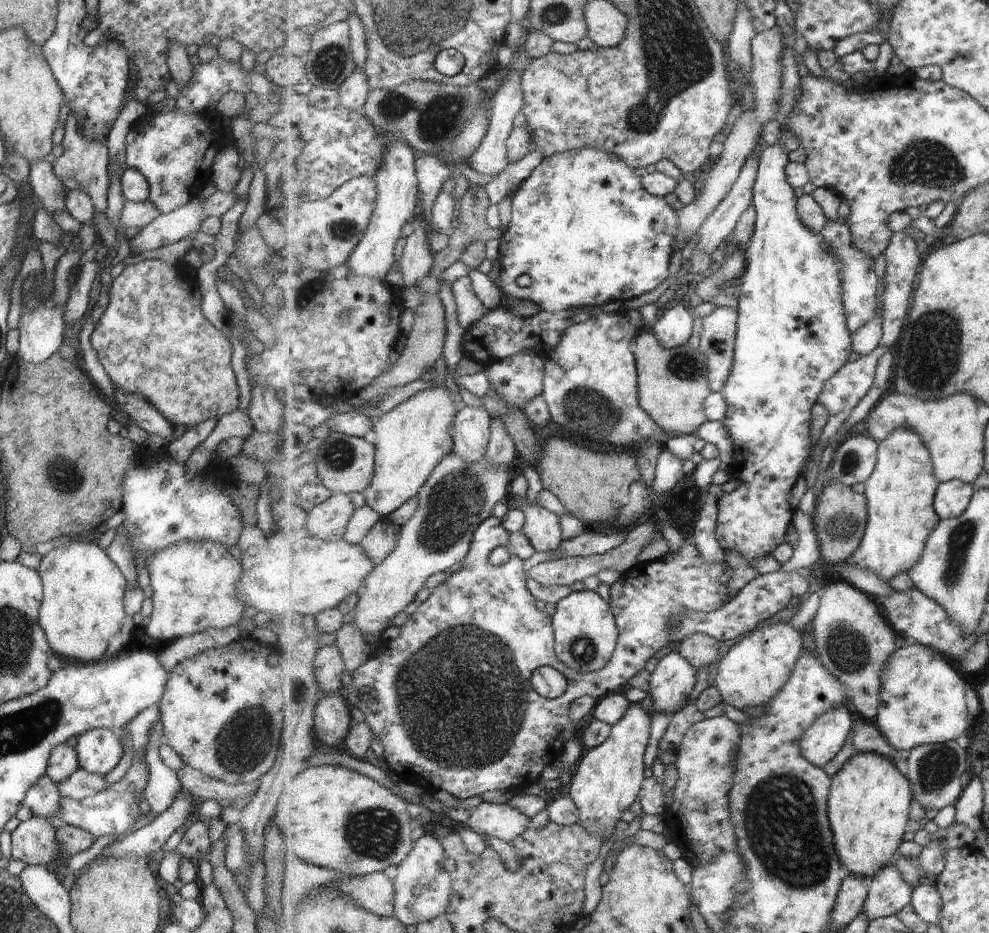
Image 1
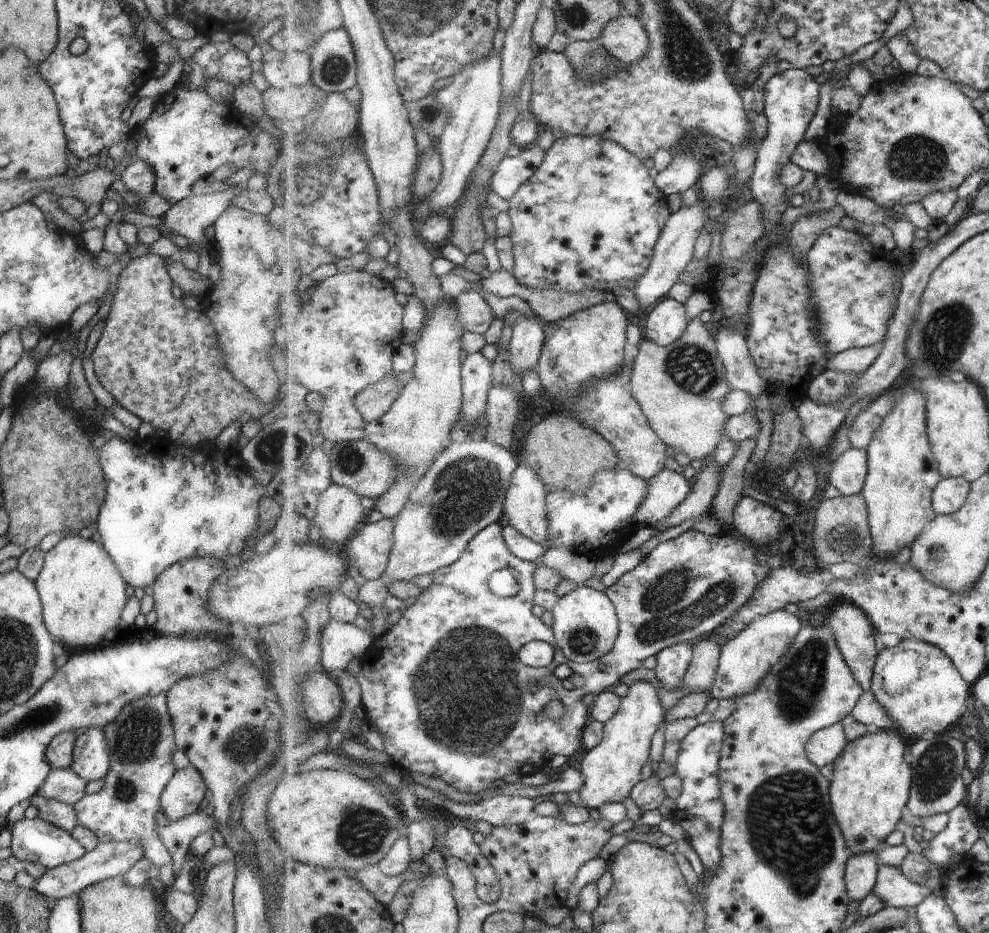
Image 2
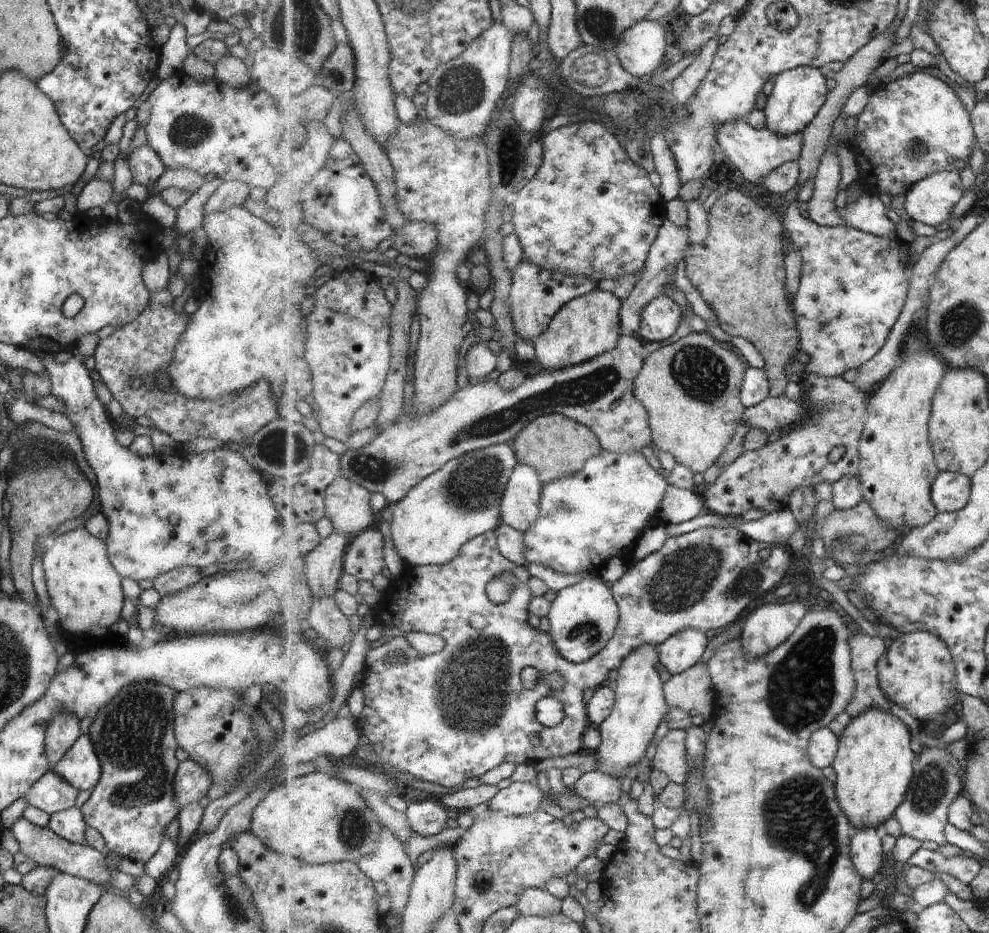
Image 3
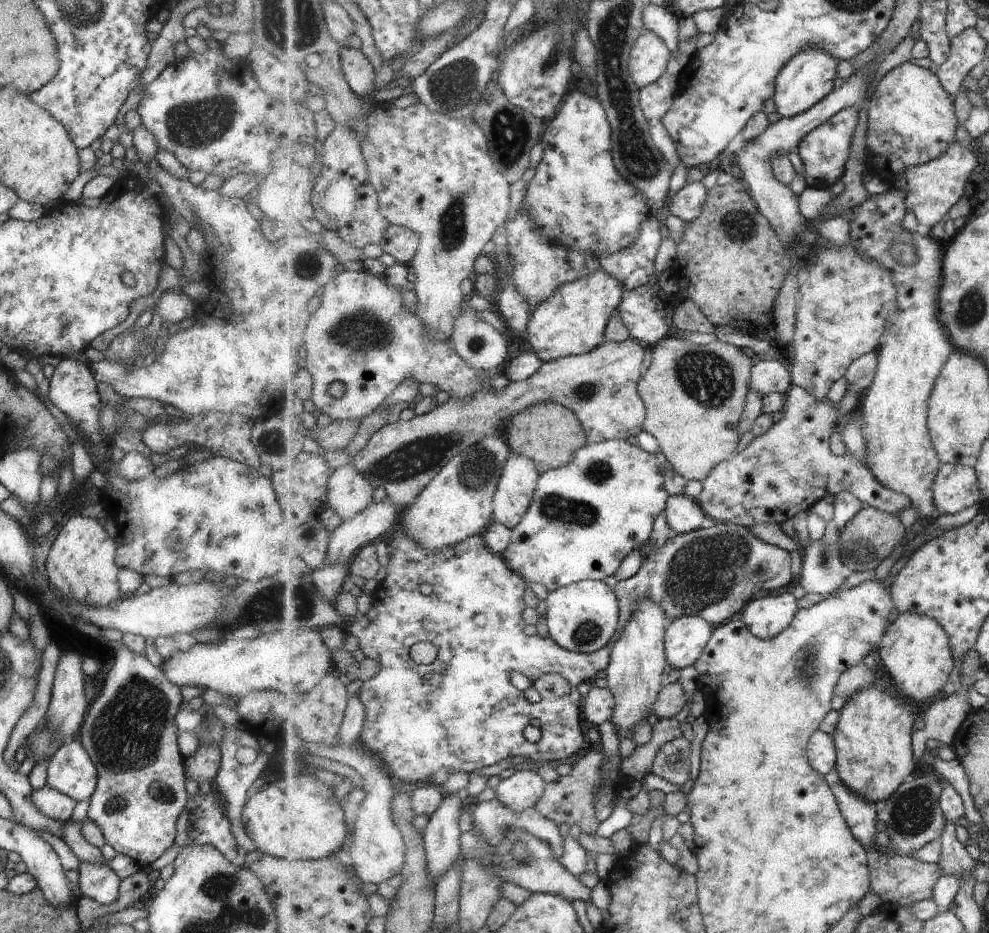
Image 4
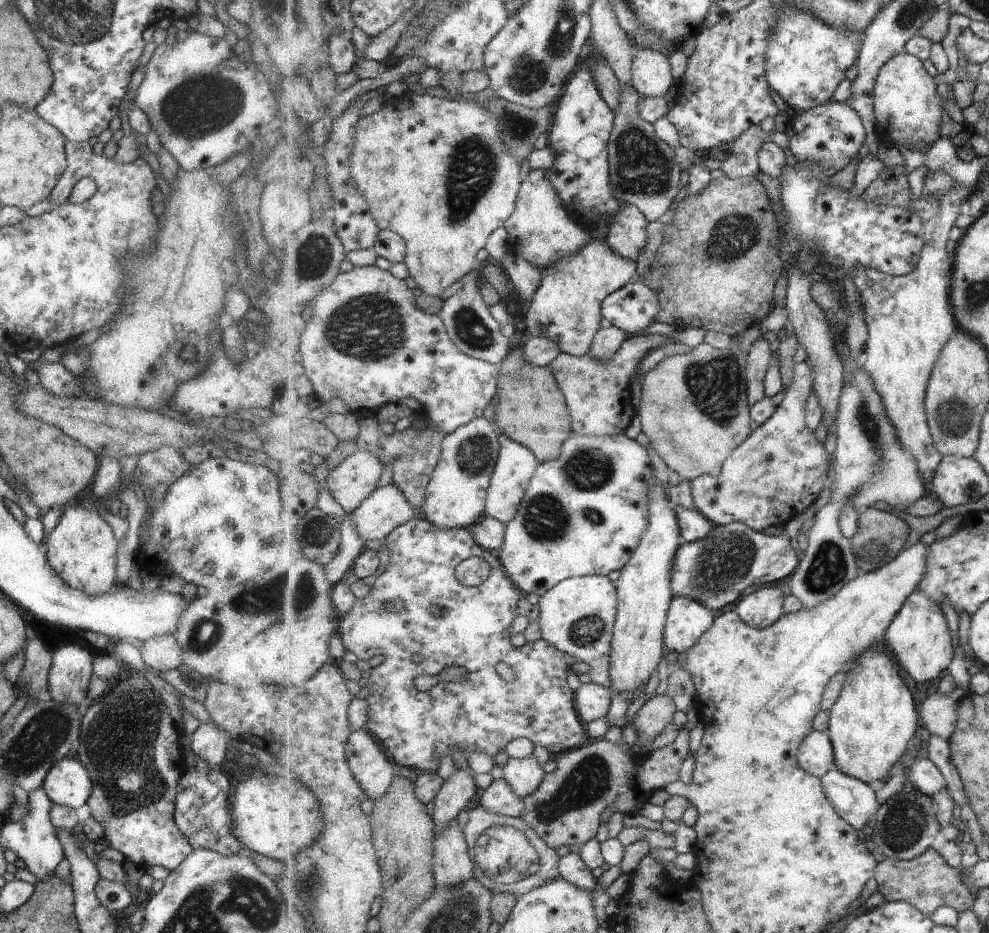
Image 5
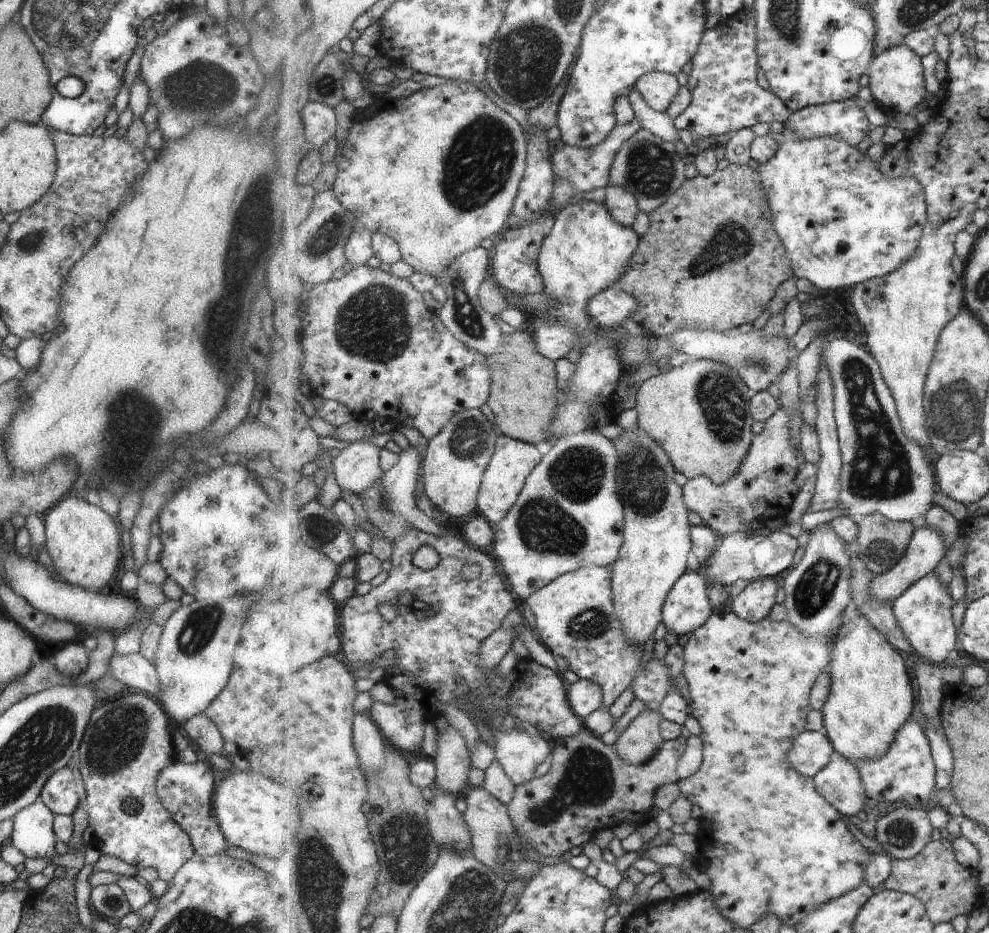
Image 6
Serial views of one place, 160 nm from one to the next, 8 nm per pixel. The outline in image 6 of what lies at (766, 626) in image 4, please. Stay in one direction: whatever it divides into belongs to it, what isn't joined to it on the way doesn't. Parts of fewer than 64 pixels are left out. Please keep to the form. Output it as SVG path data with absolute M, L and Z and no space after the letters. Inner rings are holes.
M762 578L751 581L735 598L731 599L728 609L737 616L751 623L767 619L773 606L777 604L777 581L773 578Z

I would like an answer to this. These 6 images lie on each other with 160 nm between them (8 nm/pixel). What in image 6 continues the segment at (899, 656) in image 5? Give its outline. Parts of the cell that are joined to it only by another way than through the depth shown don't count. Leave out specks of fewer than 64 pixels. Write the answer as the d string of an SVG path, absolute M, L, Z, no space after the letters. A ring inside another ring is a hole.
M931 573L915 583L892 604L897 622L918 656L940 665L951 661L959 644L959 629L952 613L955 602L949 594L949 585L948 589L945 588L939 578Z

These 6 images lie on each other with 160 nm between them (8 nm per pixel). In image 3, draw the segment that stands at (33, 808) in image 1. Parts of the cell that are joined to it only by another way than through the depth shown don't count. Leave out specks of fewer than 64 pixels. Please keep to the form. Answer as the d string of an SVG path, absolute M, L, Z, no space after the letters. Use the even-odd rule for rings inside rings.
M69 807L65 810L49 815L47 827L57 836L68 840L70 843L84 844L84 823L81 811L77 807Z

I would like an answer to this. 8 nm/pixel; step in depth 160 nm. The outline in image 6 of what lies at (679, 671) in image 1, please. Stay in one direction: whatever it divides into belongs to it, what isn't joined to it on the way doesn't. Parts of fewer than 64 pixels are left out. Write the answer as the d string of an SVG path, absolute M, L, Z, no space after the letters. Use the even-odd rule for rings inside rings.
M687 570L682 578L675 583L669 598L666 600L664 607L664 618L662 630L669 630L677 636L690 636L701 628L715 614L712 604L709 604L709 594L707 594L706 578L697 570Z

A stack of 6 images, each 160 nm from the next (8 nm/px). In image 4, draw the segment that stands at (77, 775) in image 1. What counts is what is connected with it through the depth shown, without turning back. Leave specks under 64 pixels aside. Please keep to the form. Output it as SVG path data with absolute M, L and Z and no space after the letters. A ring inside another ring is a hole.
M47 784L31 789L28 799L39 813L60 823L70 818L71 810L76 803L70 796L56 791Z

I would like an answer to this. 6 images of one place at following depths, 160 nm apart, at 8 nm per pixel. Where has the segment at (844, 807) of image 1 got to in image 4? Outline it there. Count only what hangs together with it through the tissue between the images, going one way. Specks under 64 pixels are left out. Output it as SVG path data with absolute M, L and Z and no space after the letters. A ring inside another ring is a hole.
M880 682L871 688L859 691L848 706L840 711L840 721L833 738L838 748L838 760L836 770L841 780L860 797L875 804L879 800L890 799L898 788L905 782L905 776L920 769L919 762L913 756L913 742L911 733L914 731L915 718L911 714L913 703L907 700L901 693L894 692L891 696L889 691L880 687Z

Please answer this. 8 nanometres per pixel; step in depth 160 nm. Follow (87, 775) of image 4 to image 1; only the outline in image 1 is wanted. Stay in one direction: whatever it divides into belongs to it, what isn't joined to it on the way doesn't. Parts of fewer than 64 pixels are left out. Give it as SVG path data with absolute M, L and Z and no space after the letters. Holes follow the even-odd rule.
M94 728L78 735L74 751L78 768L105 775L122 755L118 732L110 728Z

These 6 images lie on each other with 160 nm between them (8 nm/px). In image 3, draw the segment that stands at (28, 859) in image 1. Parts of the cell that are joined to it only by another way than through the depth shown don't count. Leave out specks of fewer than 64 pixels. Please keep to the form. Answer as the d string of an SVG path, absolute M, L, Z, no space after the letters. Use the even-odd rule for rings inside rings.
M24 817L16 820L9 829L18 844L18 850L43 867L53 867L57 872L65 873L96 883L106 883L113 871L109 871L104 856L97 849L87 845L70 843L57 836L49 827L38 827Z

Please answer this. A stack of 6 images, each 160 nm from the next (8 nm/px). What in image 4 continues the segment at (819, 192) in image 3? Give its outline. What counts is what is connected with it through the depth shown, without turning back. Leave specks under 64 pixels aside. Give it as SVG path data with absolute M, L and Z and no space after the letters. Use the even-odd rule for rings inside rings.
M857 107L840 110L800 142L798 154L803 162L809 187L829 189L845 174L845 164L851 154L851 140L859 124L859 111Z

